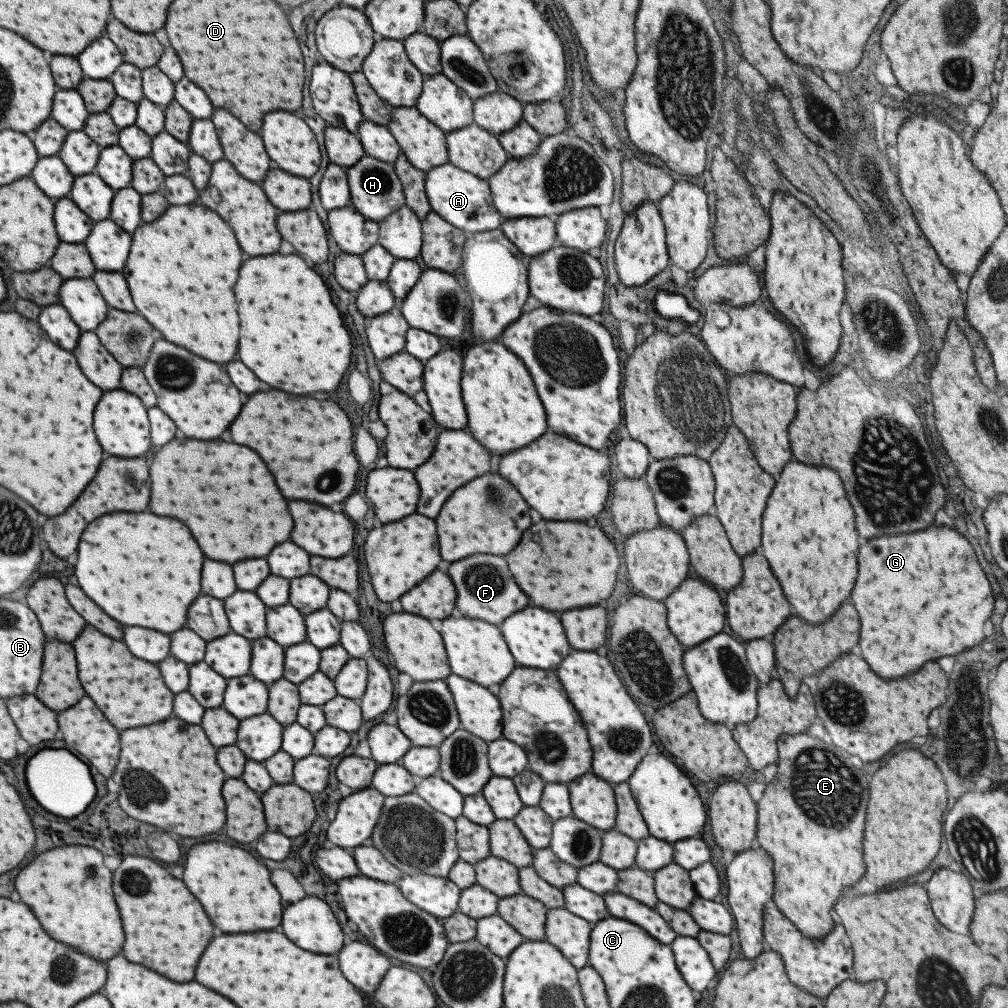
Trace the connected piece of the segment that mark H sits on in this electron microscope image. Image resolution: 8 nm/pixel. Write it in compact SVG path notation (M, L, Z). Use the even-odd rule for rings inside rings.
M364 154L353 166L345 168L345 172L348 190L351 192L349 206L367 220L378 223L404 205L402 186L392 163L381 162Z

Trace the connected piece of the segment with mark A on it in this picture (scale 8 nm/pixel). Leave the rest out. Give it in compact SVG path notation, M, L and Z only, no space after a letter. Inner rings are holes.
M448 162L424 173L424 194L431 211L466 235L497 229L503 220L493 206L486 180Z

